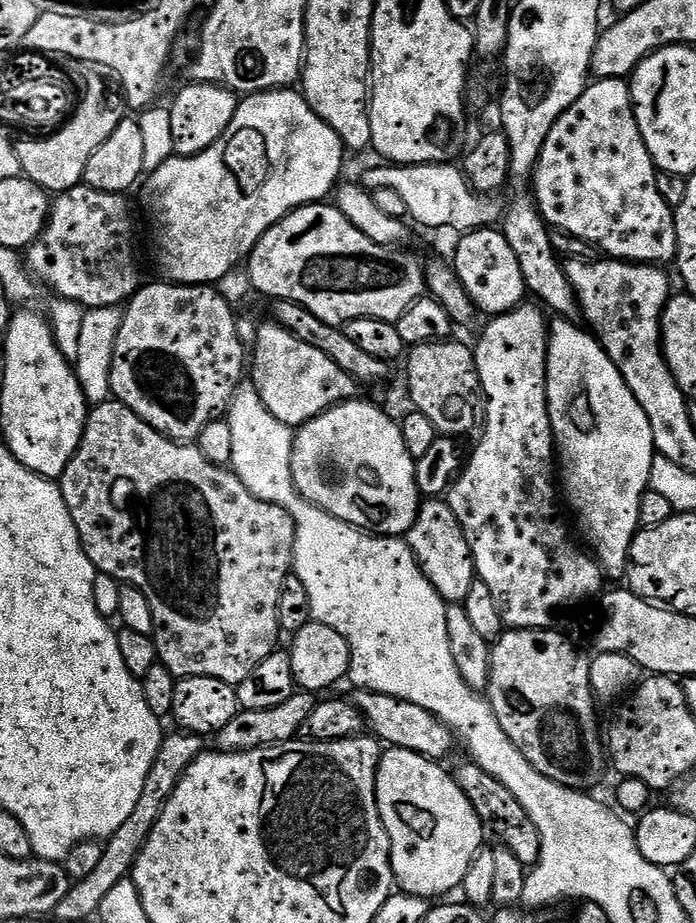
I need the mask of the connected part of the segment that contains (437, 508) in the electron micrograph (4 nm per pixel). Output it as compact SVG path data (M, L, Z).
M425 499L420 505L414 526L408 531L406 539L422 574L426 574L430 586L438 590L444 603L449 606L463 604L466 594L470 594L470 586L474 586L474 582L478 579L476 563L466 542L466 534L458 518L454 518L454 510L450 510L447 499Z

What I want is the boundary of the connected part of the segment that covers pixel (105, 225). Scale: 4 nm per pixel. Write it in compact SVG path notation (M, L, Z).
M79 183L76 187L59 193L51 201L50 211L48 214L48 225L42 230L40 237L26 249L26 267L33 277L41 285L49 284L52 287L51 291L55 295L60 296L63 300L73 300L78 302L81 308L87 310L98 307L114 307L123 305L125 302L131 300L139 288L142 287L142 279L140 280L140 264L136 261L136 224L132 221L132 208L127 204L123 195L115 192L103 192L102 190L94 190L89 184Z

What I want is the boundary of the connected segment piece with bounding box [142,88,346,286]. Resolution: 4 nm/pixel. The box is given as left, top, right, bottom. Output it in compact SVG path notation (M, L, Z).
M277 88L275 92L253 92L245 95L237 103L236 113L230 126L226 126L222 138L218 138L214 146L210 146L197 156L174 154L143 181L144 208L148 211L149 218L156 223L152 228L152 236L156 239L156 264L160 267L161 274L164 275L161 277L173 284L215 285L217 283L215 280L230 275L239 264L241 267L247 261L254 246L262 238L262 234L266 234L266 230L270 230L270 226L278 223L283 216L288 216L296 208L305 208L307 204L327 201L333 195L334 189L342 180L340 171L344 168L344 155L346 155L346 149L342 138L338 138L338 134L334 134L334 130L330 130L330 126L326 126L326 122L322 122L318 114L314 114L314 110L299 91Z

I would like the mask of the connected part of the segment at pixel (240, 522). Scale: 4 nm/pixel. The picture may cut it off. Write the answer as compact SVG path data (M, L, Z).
M115 398L102 401L89 411L82 442L74 458L70 458L58 483L62 490L62 498L66 502L66 510L70 510L70 518L74 518L74 526L78 530L78 538L82 542L84 552L97 572L110 574L127 587L137 588L142 590L142 594L146 594L146 602L150 602L150 614L154 614L154 630L151 637L156 642L156 655L159 663L164 664L172 676L218 678L235 686L254 671L254 666L258 666L262 658L277 651L276 639L281 639L282 636L278 622L278 597L282 595L282 582L286 582L286 578L292 572L292 555L296 541L296 523L285 508L250 494L250 490L246 490L246 486L236 477L235 472L210 462L195 443L171 440L169 436L154 430L154 426L142 422L142 418L134 414L134 410L130 410Z

